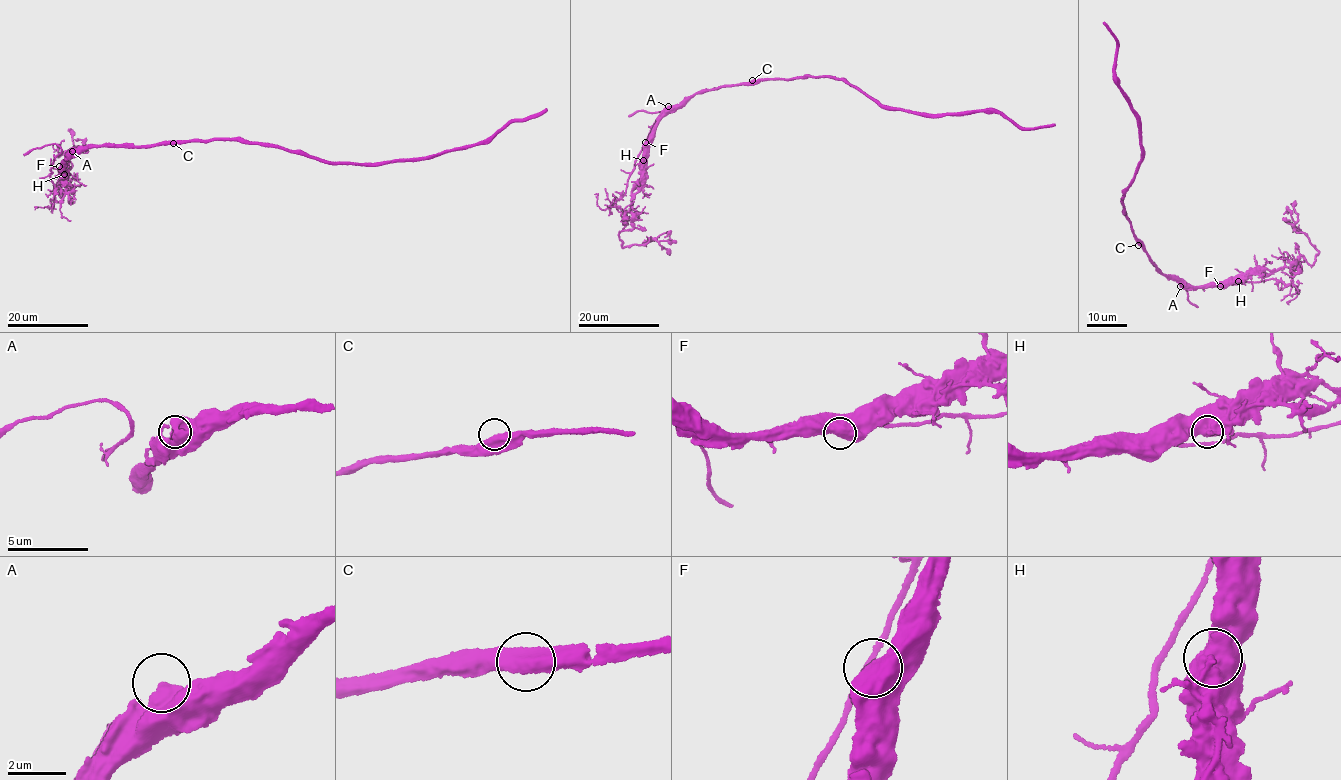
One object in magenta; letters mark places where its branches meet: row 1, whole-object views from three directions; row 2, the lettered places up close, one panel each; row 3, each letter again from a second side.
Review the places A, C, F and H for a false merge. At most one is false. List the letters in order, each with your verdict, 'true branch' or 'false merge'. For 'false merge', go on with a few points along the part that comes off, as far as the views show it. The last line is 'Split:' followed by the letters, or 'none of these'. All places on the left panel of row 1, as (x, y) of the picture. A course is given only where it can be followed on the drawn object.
A: true branch
C: true branch
F: true branch
H: false merge; course (64, 174), (68, 176), (60, 183), (65, 192), (57, 201), (49, 170), (61, 148), (45, 146), (24, 155)
Split: H

